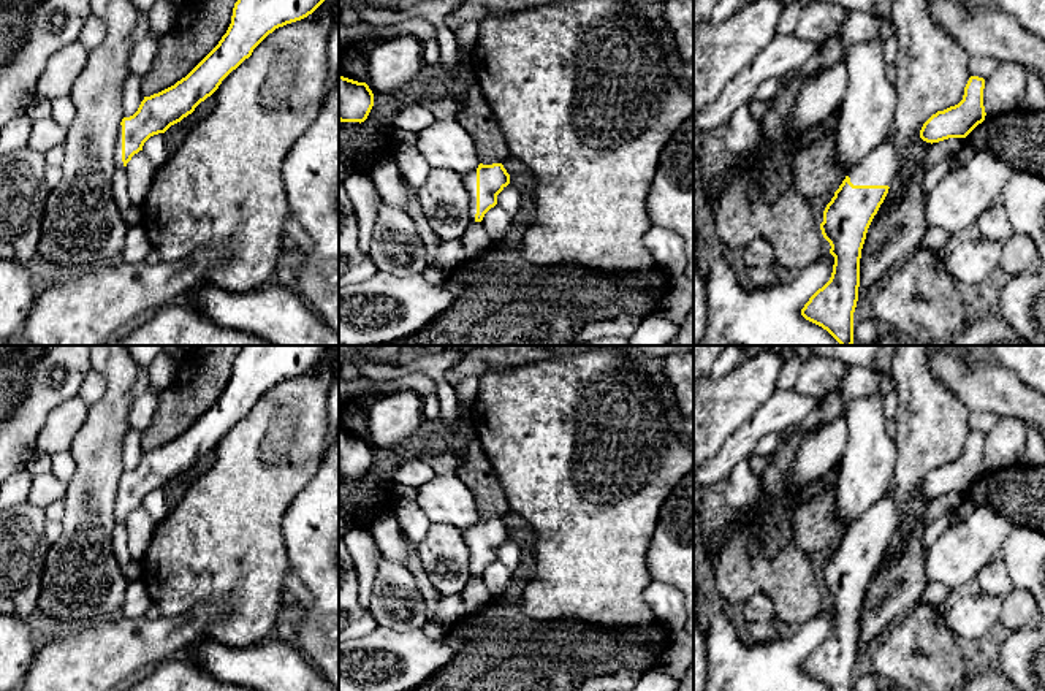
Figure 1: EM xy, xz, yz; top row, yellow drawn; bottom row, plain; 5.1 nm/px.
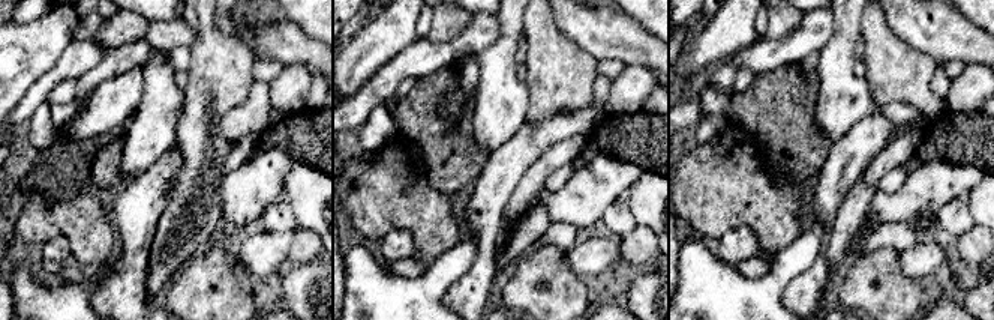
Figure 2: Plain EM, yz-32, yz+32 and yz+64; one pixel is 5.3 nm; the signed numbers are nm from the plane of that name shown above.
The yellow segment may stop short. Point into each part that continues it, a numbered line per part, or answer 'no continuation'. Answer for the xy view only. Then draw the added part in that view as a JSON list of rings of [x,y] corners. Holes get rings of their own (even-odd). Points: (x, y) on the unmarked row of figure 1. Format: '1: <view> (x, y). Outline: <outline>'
1: xy (117, 501). Outline: [[[119,480],[119,483],[117,483],[117,491],[116,491],[116,498],[114,498],[114,520],[116,520],[116,523],[124,521],[124,517],[122,517],[122,480]]]

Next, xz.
1: xz (469, 536). Outline: [[[472,525],[469,529],[462,531],[462,539],[469,548],[470,577],[475,577],[475,569],[477,569],[477,525]]]

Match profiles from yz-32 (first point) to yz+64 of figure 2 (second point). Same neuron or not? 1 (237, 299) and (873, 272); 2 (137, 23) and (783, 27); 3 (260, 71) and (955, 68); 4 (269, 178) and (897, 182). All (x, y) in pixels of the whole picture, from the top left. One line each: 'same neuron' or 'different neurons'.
1: same neuron
2: same neuron
3: same neuron
4: different neurons

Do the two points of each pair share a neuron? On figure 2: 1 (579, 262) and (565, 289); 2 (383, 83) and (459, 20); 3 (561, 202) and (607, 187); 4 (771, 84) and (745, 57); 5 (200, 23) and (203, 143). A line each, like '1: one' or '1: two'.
1: two
2: two
3: one
4: two
5: one

